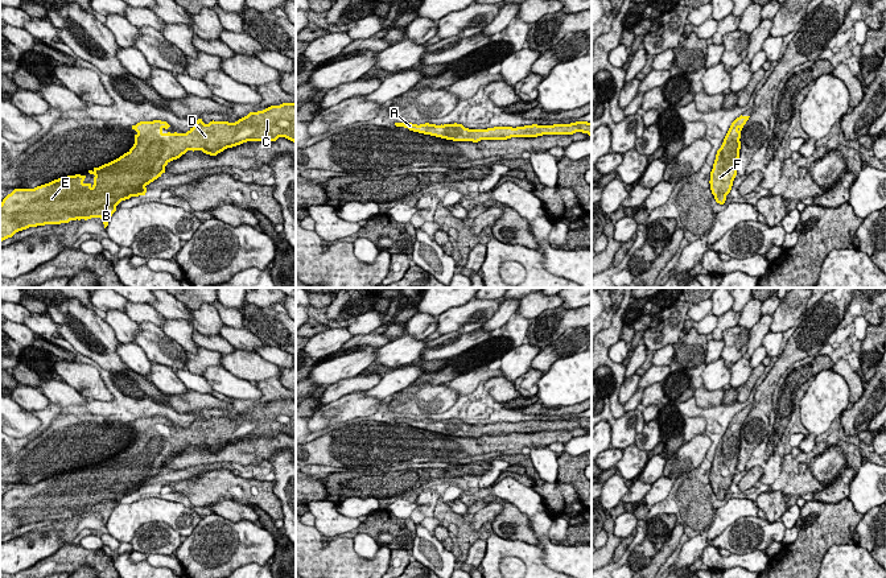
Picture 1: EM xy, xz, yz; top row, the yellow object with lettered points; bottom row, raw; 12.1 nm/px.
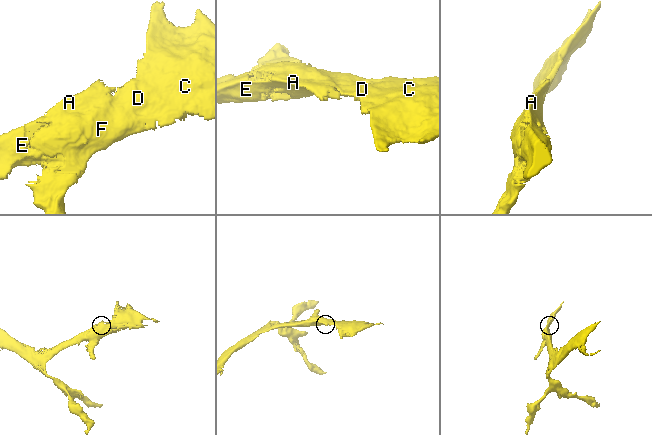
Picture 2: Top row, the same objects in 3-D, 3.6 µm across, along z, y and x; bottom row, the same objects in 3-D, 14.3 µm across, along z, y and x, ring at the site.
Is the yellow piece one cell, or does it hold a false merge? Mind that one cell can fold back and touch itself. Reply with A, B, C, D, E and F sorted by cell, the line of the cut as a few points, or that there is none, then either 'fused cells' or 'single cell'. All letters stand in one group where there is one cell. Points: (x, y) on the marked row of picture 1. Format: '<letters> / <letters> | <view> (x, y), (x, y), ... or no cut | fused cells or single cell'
A B C D E F | no cut | single cell

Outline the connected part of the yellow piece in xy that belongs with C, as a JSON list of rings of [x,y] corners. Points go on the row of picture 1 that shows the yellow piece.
[[[283,103],[250,112],[235,123],[213,120],[205,124],[202,119],[198,119],[186,133],[164,133],[162,129],[169,127],[166,121],[161,120],[140,121],[132,125],[132,129],[137,132],[133,146],[119,158],[88,170],[95,176],[92,185],[83,182],[86,176],[75,174],[34,189],[15,189],[0,203],[0,243],[29,227],[61,224],[77,219],[100,218],[106,228],[121,201],[145,195],[145,186],[161,177],[165,166],[187,150],[202,150],[206,154],[217,156],[227,148],[247,141],[276,141],[279,137],[285,137],[296,143],[296,103]]]

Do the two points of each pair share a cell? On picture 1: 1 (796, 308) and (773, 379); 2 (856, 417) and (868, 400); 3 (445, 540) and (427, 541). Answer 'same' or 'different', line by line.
1: different
2: same
3: different

